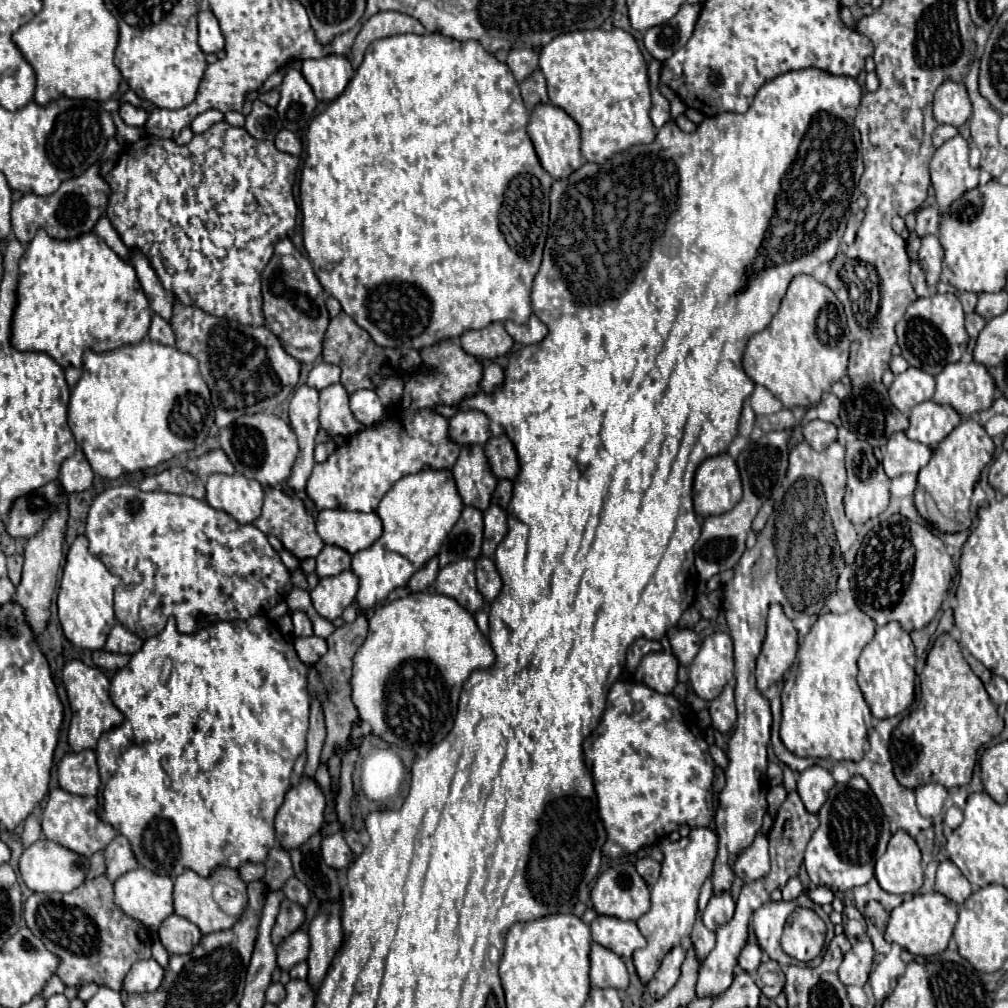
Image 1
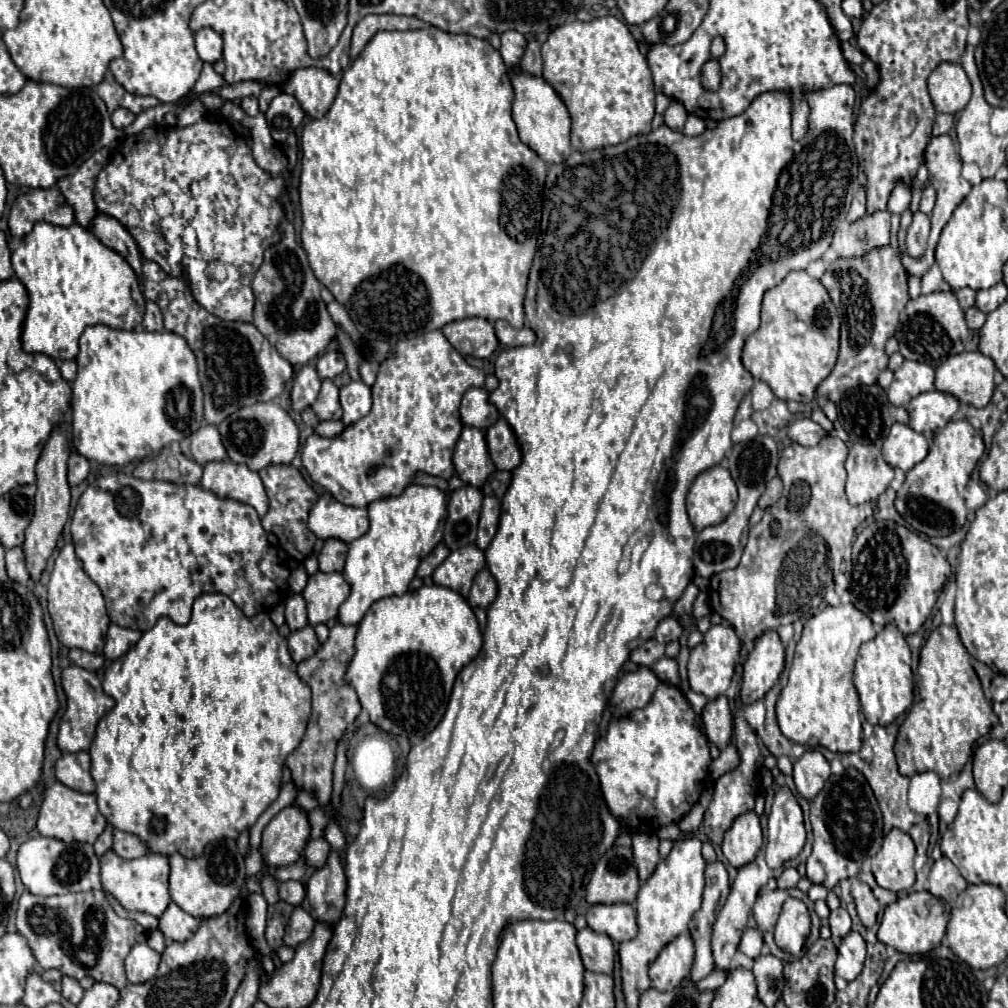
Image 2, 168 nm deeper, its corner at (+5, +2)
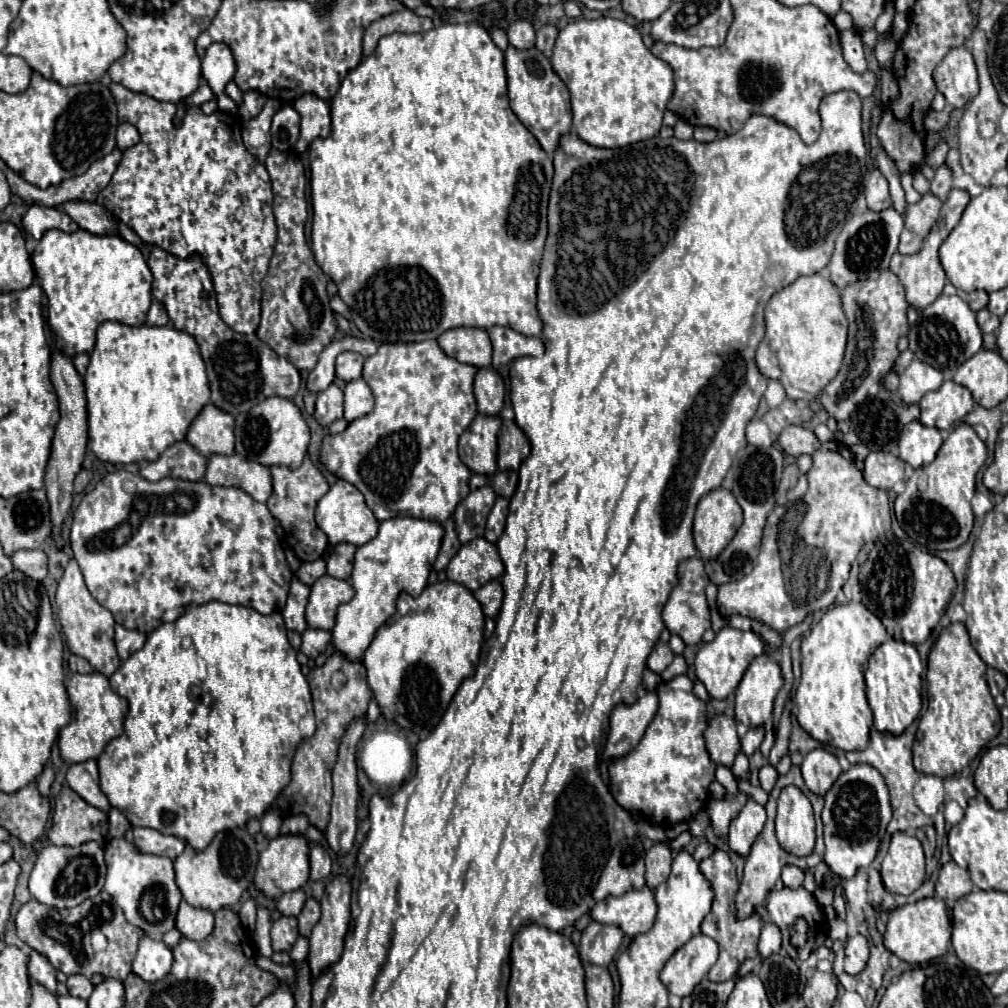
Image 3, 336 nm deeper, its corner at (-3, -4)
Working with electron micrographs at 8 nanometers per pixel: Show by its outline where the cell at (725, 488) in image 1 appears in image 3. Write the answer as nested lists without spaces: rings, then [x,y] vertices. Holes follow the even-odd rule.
[[[717,487],[701,497],[695,511],[695,545],[697,551],[709,559],[717,557],[721,549],[733,539],[733,533],[741,527],[743,513],[729,489]]]

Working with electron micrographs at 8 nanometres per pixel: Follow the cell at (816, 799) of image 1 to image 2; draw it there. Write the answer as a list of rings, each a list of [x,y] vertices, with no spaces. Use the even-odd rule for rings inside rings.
[[[815,749],[805,751],[805,755],[801,755],[801,759],[793,763],[795,787],[809,801],[821,791],[829,775],[831,775],[831,767],[829,761],[821,755],[821,751]]]

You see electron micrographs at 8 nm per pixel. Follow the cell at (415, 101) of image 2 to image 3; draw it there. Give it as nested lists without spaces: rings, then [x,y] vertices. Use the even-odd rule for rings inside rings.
[[[443,23],[427,33],[393,33],[379,41],[377,49],[353,69],[341,89],[331,99],[333,129],[329,137],[317,137],[309,147],[311,205],[313,231],[310,242],[315,261],[325,275],[333,279],[339,297],[351,307],[351,321],[379,345],[399,341],[437,339],[453,327],[481,327],[505,325],[521,335],[541,335],[541,319],[537,315],[537,275],[547,237],[547,201],[553,179],[553,159],[547,155],[537,139],[523,127],[523,123],[509,109],[507,77],[503,51],[491,41],[489,33],[477,23]]]

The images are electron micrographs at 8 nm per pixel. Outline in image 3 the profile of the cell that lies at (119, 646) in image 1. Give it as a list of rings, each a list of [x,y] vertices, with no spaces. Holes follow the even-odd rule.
[[[115,625],[115,645],[117,645],[119,659],[127,661],[131,653],[135,653],[137,649],[141,649],[141,645],[145,645],[145,635],[139,631],[129,631],[121,625]]]

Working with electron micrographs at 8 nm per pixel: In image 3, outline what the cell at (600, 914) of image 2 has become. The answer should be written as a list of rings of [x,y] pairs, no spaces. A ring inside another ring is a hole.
[[[649,887],[629,891],[621,897],[607,897],[591,909],[591,917],[603,925],[619,927],[627,937],[647,933],[653,927],[657,905]]]

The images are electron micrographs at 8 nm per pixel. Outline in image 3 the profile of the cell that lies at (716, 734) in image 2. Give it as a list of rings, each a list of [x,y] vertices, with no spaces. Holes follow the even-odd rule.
[[[715,715],[705,731],[707,751],[711,759],[719,765],[733,765],[735,755],[741,751],[741,743],[735,729],[735,717],[729,715]]]

